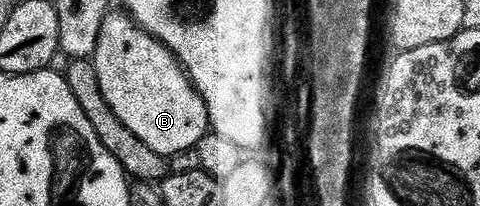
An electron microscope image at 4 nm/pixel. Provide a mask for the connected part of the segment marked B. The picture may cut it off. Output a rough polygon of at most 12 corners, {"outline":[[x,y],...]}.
{"outline":[[97,39],[105,103],[168,159],[209,132],[203,96],[162,47]]}

